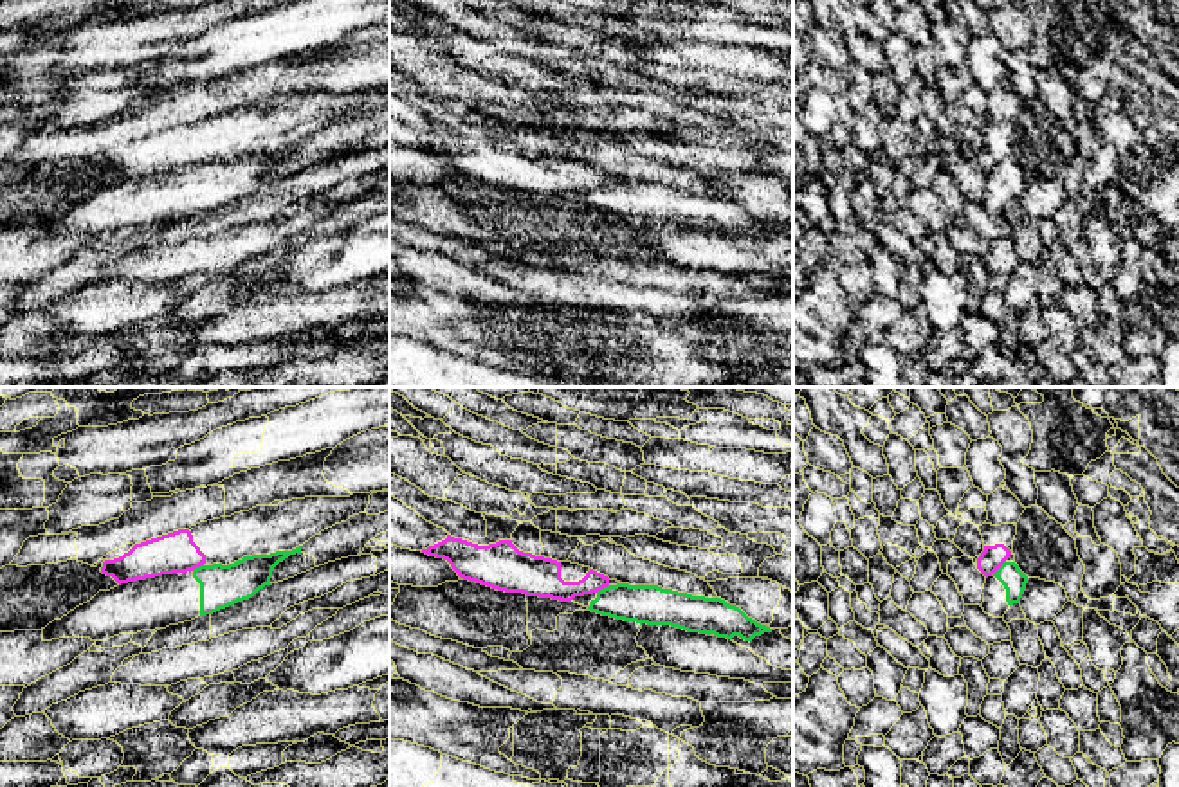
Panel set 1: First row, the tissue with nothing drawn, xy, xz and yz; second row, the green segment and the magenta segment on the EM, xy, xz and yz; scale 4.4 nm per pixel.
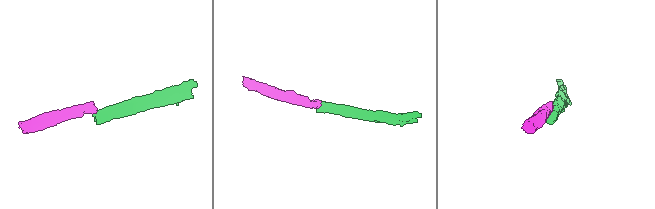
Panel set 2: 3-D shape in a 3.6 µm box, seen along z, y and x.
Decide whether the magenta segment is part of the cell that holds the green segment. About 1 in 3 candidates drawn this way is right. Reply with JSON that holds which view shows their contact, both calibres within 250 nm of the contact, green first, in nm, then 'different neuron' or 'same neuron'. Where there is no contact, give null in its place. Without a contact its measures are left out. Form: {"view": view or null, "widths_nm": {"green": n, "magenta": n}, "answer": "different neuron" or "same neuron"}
{"view": "xz", "widths_nm": {"green": 180, "magenta": 140}, "answer": "different neuron"}

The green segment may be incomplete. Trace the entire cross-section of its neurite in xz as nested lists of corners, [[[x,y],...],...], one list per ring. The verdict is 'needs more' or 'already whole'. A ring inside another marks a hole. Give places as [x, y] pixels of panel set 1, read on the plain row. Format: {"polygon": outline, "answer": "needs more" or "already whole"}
{"polygon": [[[617,180],[591,191],[575,193],[571,198],[615,216],[671,222],[727,236],[739,232],[752,238],[755,232],[775,227],[757,220],[721,194],[692,193],[658,182]]], "answer": "needs more"}

